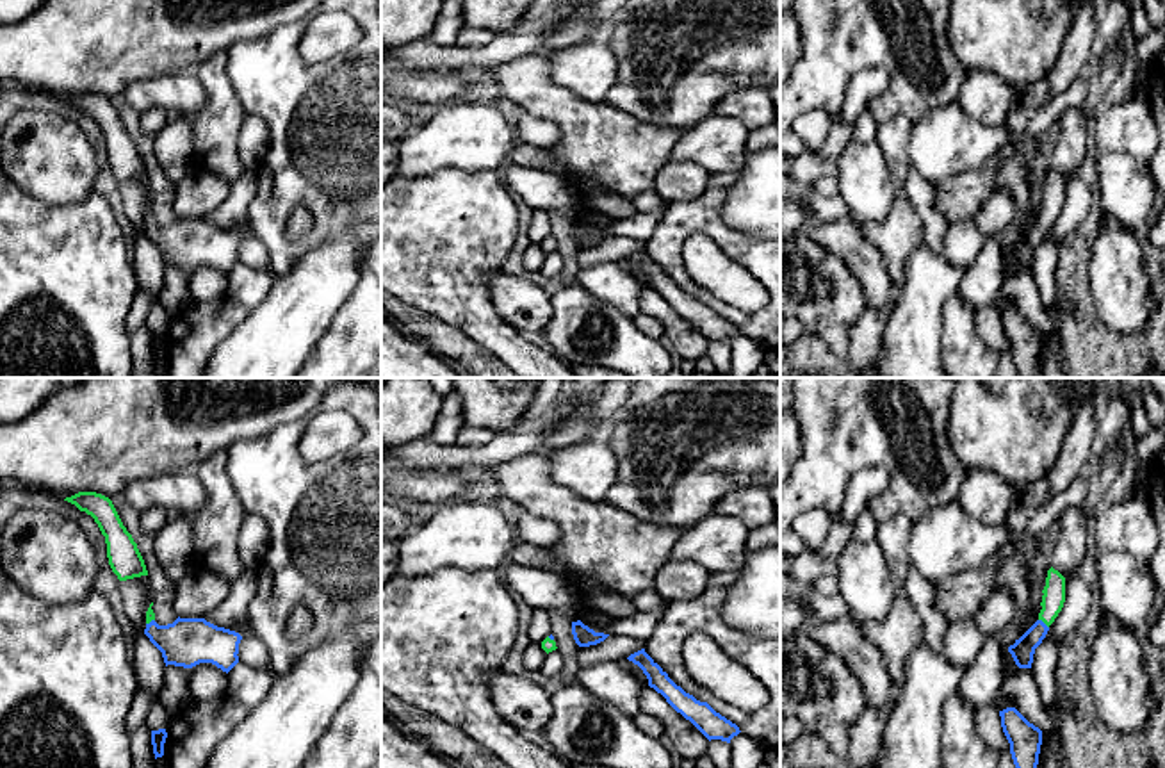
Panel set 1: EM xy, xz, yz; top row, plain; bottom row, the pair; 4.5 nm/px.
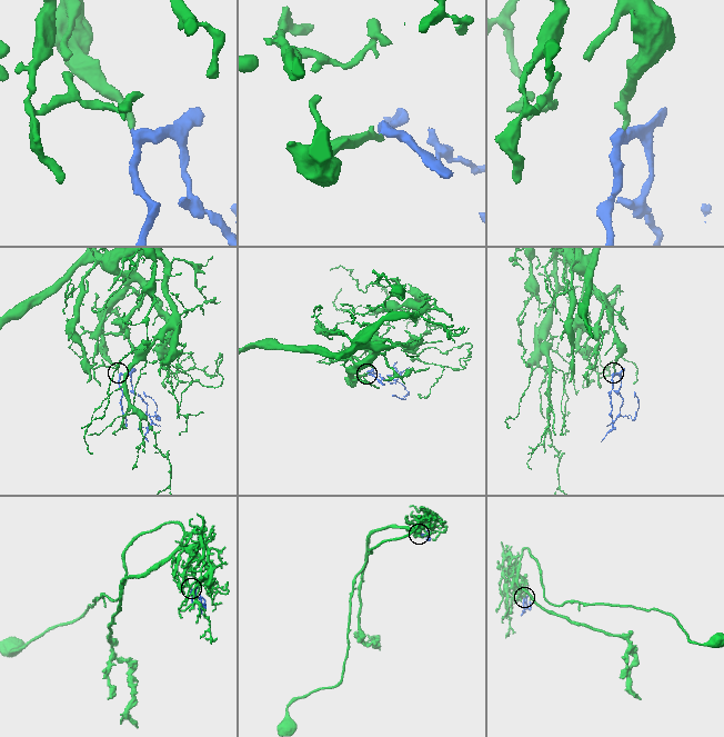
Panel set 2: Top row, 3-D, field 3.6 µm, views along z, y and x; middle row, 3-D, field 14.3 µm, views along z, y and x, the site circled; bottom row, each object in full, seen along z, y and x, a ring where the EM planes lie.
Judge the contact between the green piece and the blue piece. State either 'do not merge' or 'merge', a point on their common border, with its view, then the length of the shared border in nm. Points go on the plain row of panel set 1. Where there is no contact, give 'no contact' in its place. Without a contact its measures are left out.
merge; contact yz (1044, 223); length 60 nm

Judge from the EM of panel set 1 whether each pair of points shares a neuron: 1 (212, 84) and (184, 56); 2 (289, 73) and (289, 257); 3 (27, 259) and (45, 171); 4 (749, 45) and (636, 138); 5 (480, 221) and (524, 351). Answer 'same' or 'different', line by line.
1: different
2: same
3: different
4: different
5: same

